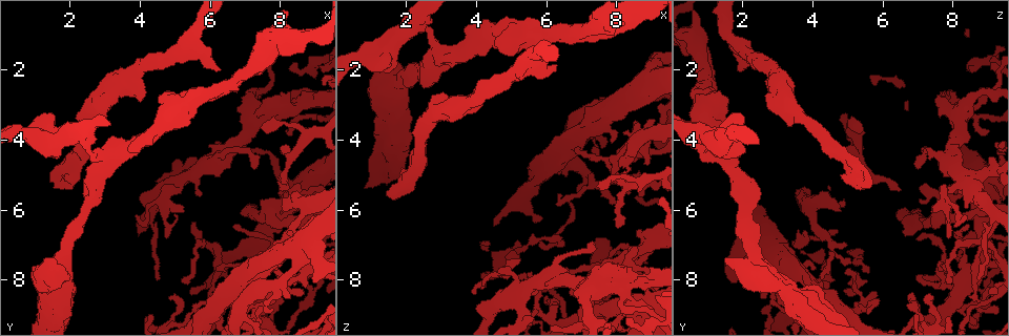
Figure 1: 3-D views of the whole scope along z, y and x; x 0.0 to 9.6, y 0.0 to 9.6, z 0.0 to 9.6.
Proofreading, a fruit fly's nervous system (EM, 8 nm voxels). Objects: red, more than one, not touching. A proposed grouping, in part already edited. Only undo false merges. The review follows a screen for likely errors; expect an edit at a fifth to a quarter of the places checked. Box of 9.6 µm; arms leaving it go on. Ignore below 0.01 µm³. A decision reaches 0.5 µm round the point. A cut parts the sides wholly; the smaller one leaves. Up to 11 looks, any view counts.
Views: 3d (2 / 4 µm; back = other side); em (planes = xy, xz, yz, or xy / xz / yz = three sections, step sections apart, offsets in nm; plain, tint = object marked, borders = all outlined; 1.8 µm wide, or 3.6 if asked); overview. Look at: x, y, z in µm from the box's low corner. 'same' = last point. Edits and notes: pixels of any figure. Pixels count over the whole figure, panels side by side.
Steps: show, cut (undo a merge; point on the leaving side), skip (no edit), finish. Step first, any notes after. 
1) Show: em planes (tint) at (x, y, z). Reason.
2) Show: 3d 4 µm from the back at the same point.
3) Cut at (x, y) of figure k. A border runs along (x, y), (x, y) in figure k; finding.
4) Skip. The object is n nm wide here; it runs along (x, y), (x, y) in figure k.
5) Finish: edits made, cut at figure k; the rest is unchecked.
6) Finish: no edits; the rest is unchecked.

Show: 3d 4 µm at (1.70, 9.10, 4.60). Sudden change in width.

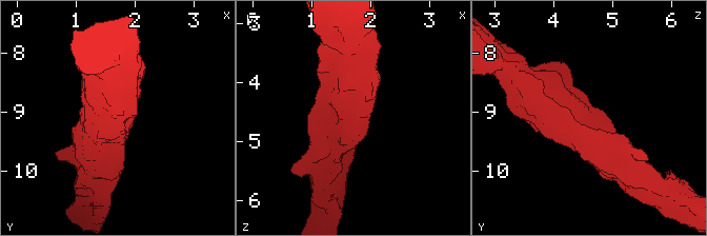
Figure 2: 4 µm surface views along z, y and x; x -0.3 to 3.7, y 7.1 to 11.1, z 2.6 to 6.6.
Show: em 3.6 µm planes (tint) at (1.70, 9.15, 4.60). The arms are 480, 650 nm wide.

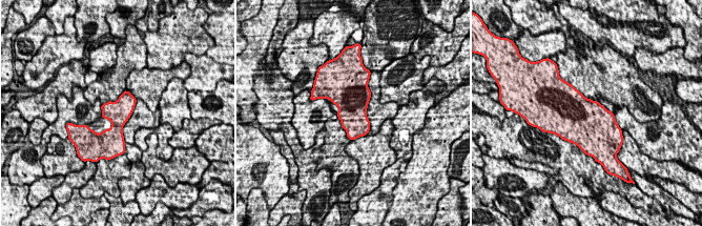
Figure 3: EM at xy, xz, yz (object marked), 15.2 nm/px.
Skip. The object is 360 nm wide here; all the same cell.

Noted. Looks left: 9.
Show: em planes (tint) at (8.70, 6.90, 3.80). Sharp bend.

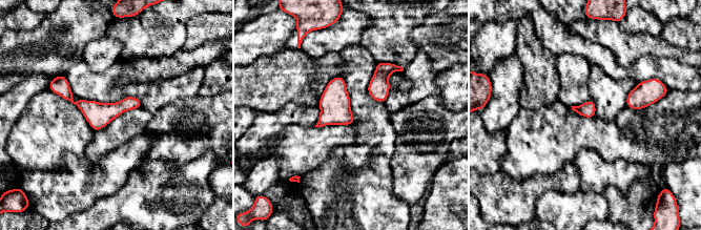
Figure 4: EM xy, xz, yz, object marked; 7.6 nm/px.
Skip. The object is 120 nm wide here; it runs along (62, 83), (90, 109), (138, 105) in figure 4; all the same cell.

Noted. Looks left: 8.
Show: em 3.6 µm xz step 16 (tint) at (7.70, 3.25, 8.10). Four or more arms meet.

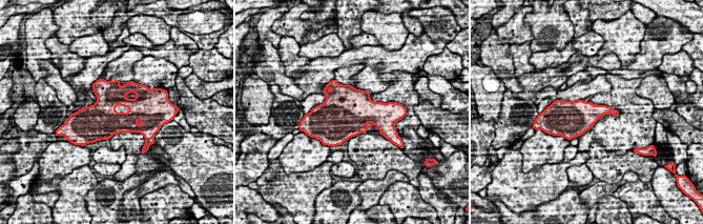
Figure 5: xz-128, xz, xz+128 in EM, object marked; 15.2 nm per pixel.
Show: em 3.6 µm planes (tint) at the same point.

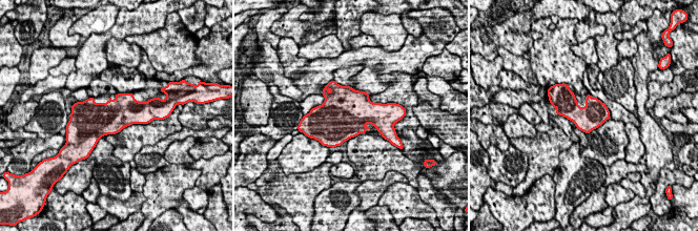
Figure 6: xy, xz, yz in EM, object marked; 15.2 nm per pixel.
Skip. The object is 400 nm wide here; continuous, no second cell.

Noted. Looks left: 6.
Show: em 3.6 µm planes (tint) at (8.45, 5.25, 8.95).

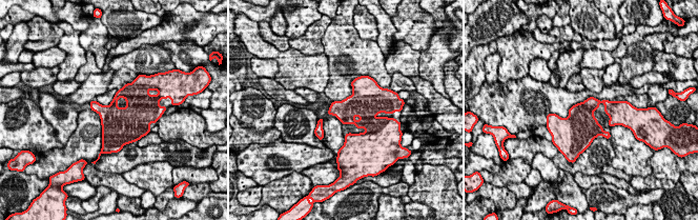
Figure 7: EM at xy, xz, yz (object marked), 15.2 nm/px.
Skip. One cell here.

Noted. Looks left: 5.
Show: em yz step 4 (tint) at (3.10, 4.55, 1.65). Sudden change in width.

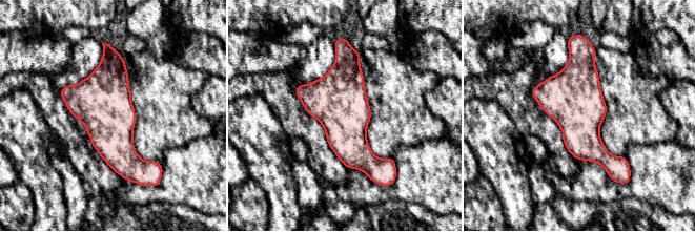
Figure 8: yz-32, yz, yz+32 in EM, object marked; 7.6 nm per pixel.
Show: em xy step 4 (tint) at the same point.

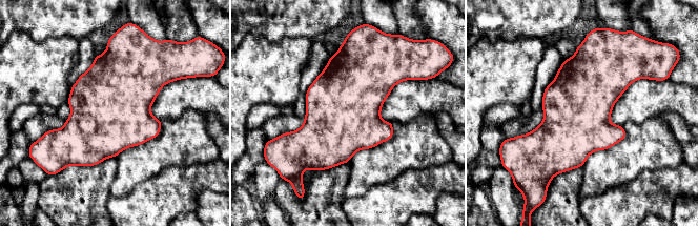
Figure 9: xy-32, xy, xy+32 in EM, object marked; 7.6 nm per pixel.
Skip. Continuous, no second cell.

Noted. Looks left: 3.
Finish: no edits; the rest is unchecked.

